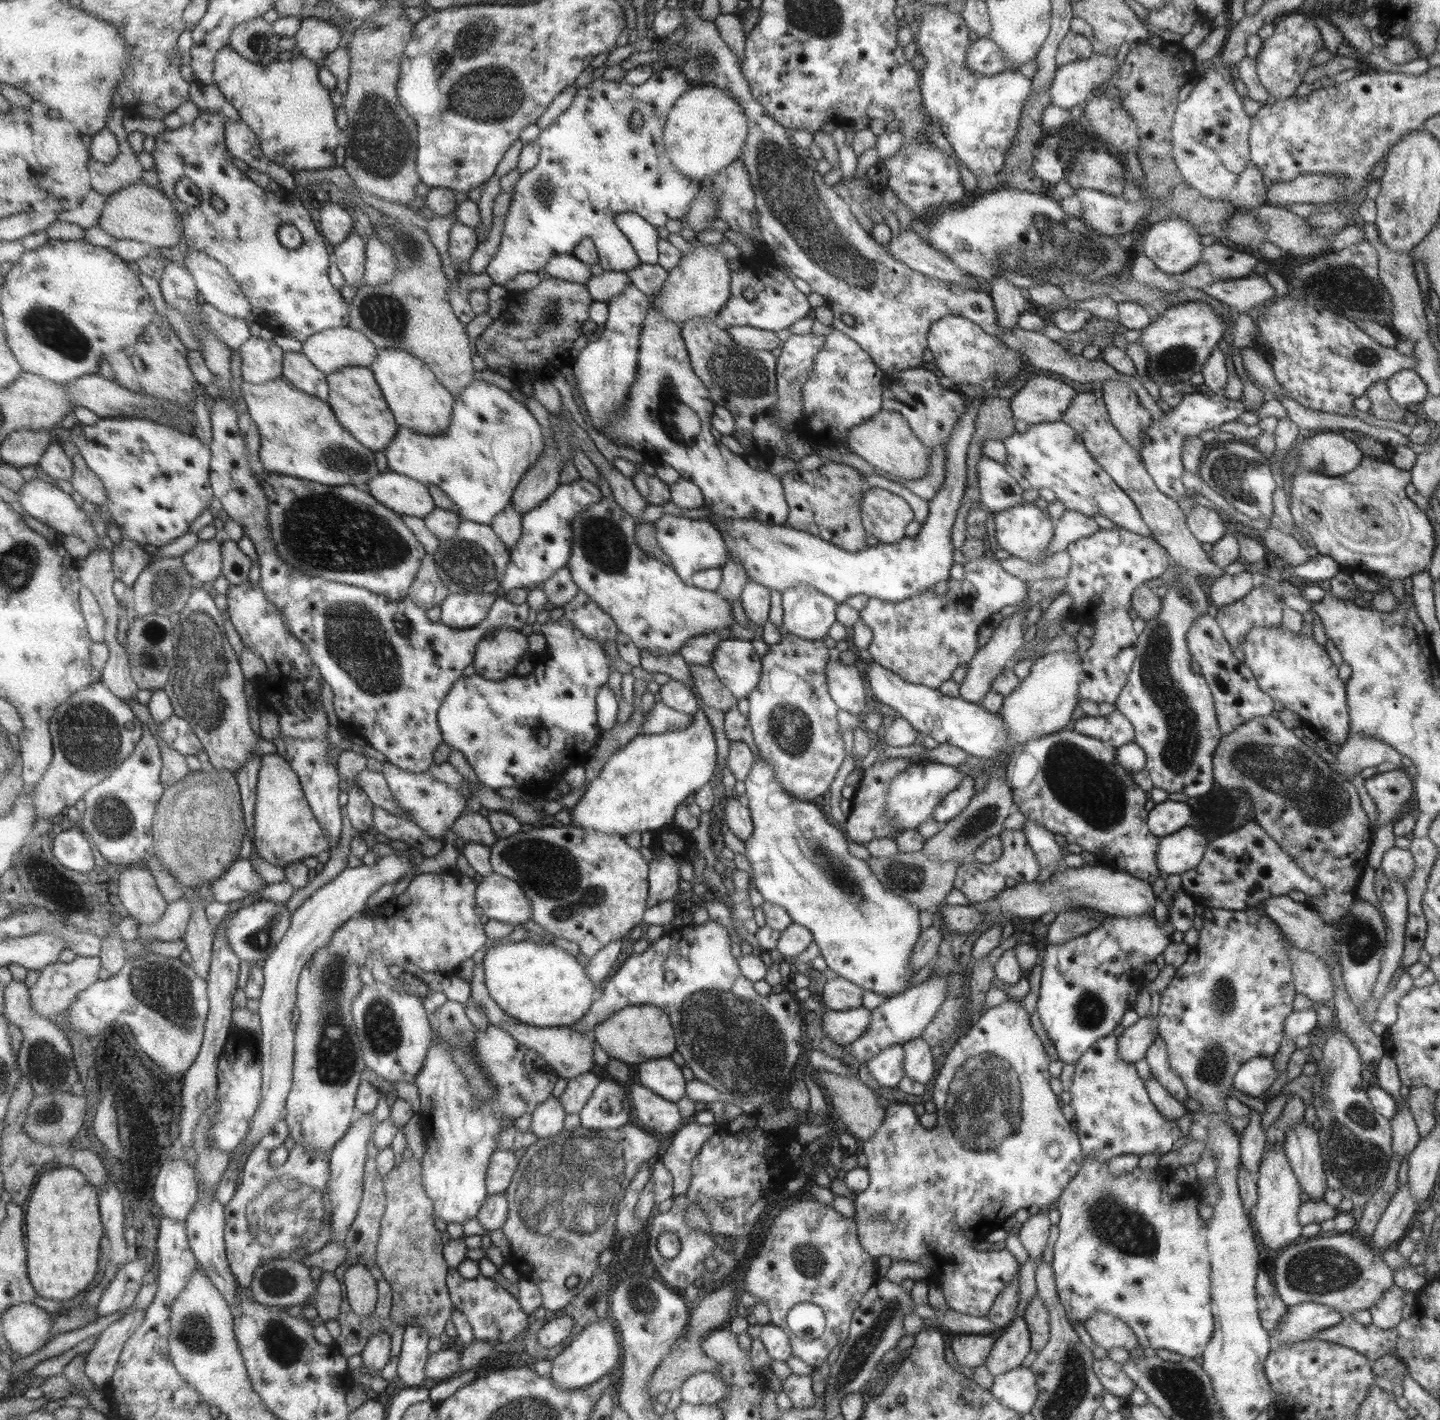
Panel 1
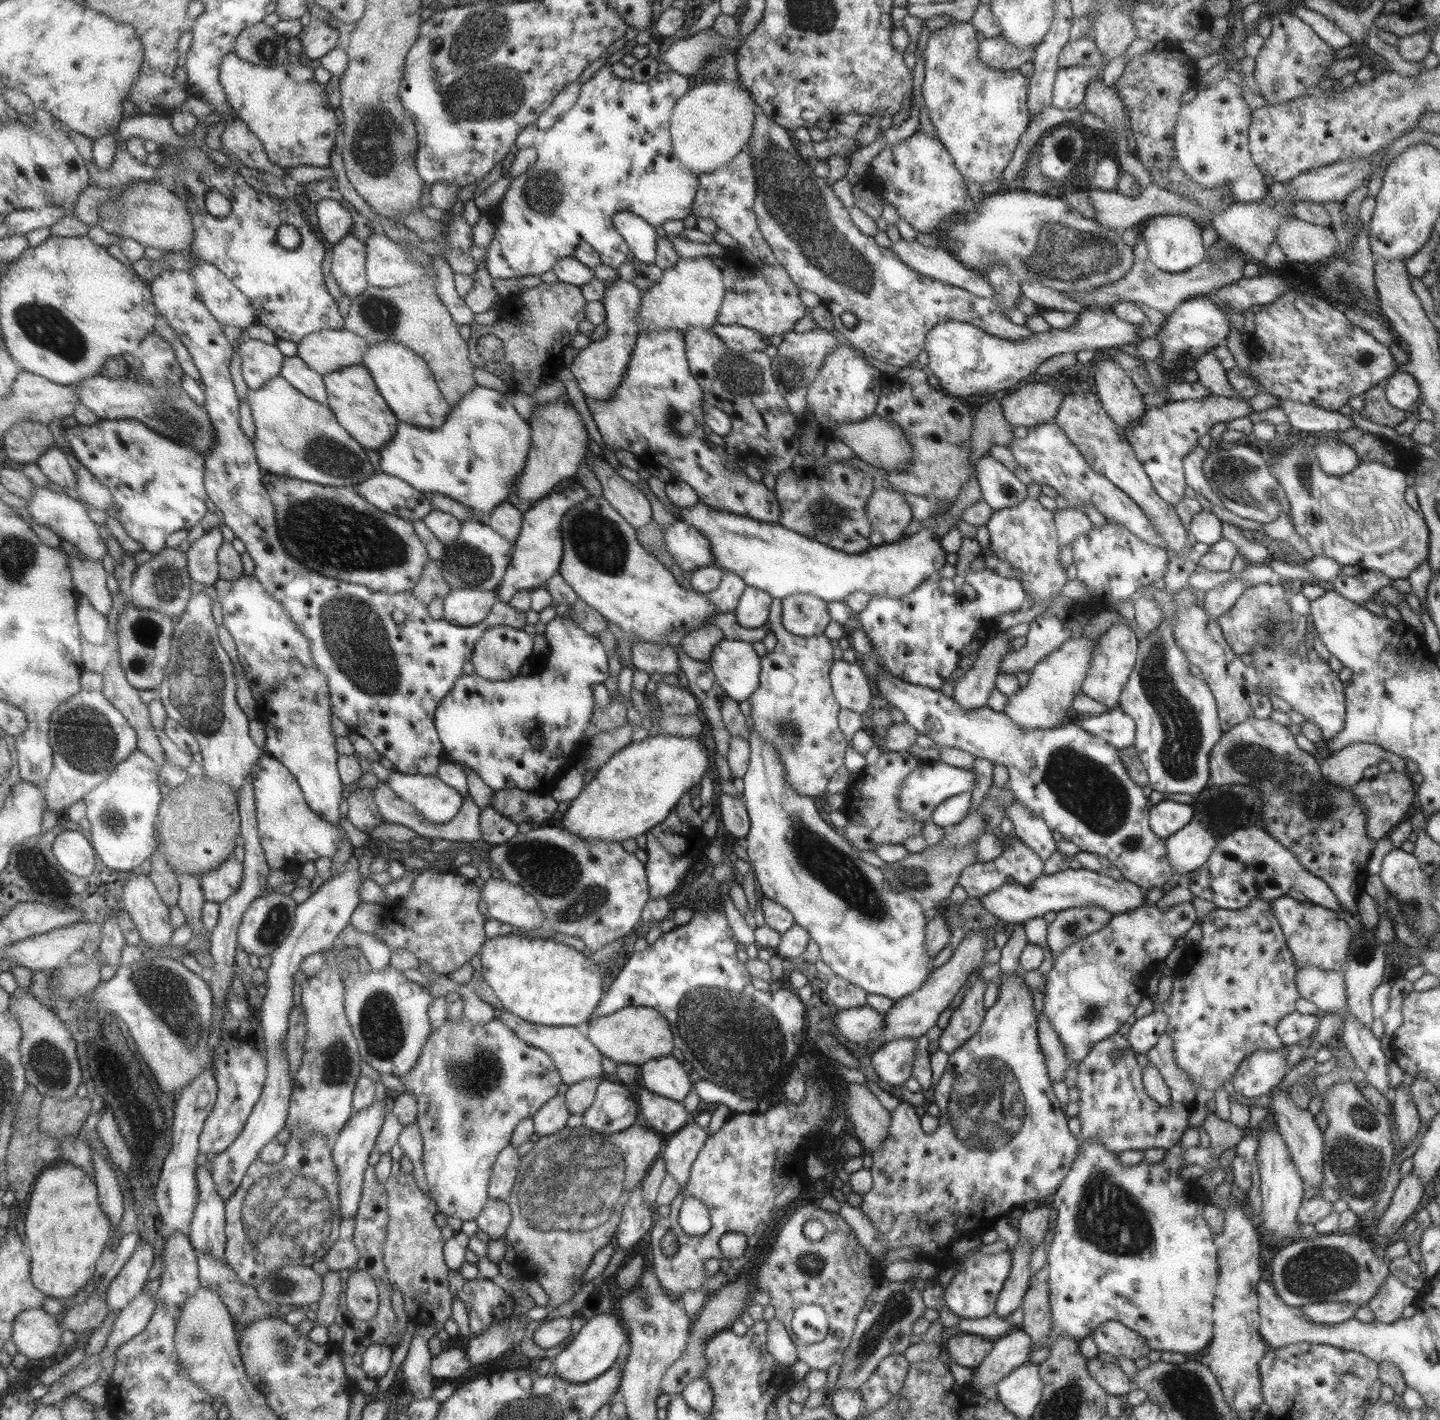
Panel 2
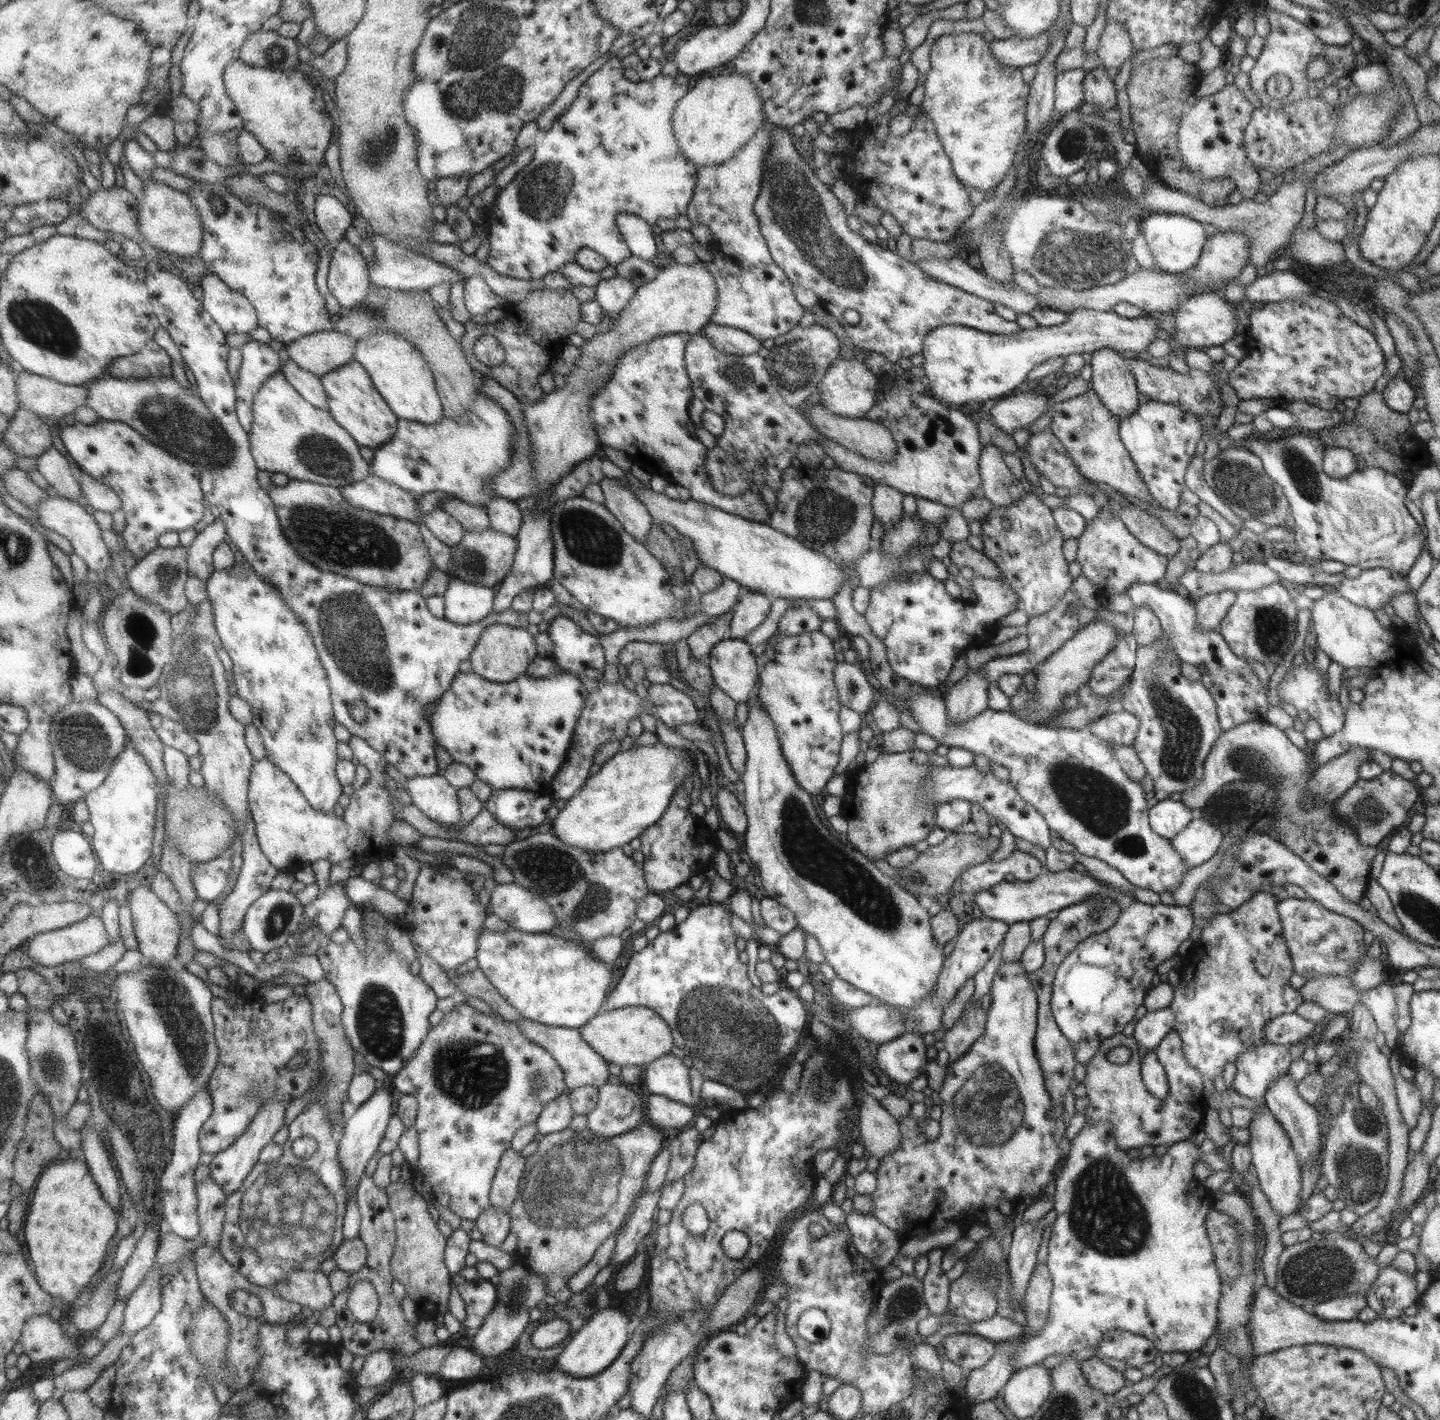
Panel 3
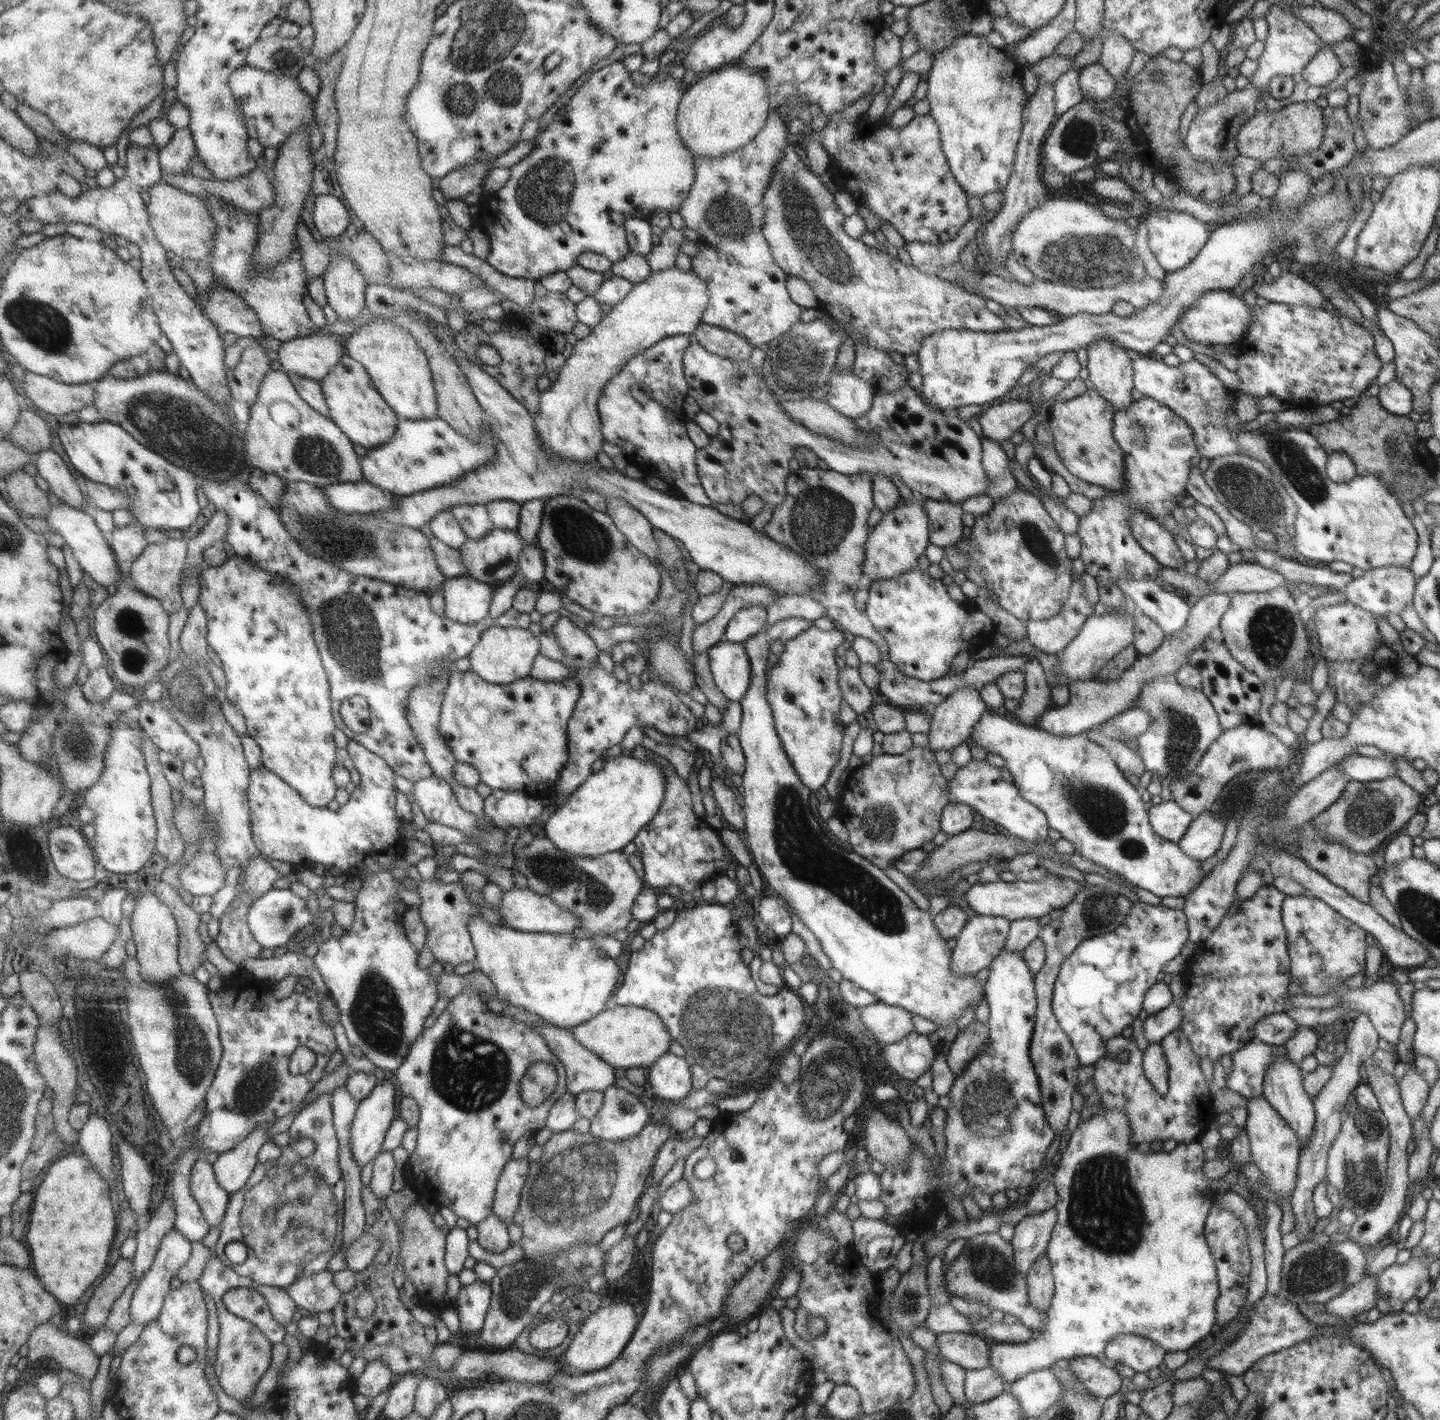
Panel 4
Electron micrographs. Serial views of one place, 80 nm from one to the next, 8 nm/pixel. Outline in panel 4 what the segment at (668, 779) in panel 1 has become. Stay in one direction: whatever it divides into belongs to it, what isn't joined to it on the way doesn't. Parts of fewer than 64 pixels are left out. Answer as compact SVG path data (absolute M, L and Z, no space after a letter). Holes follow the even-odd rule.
M634 753L604 759L601 769L591 773L543 823L544 838L569 857L597 857L622 851L639 828L655 816L663 800L661 771L652 758L639 760Z

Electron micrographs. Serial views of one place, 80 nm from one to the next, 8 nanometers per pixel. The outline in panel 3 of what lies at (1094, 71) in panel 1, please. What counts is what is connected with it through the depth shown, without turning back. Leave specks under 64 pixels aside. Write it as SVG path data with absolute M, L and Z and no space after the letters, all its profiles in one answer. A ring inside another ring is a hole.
M1083 69L1057 72L1054 82L1054 110L1065 115L1075 109L1079 110L1084 102L1082 80L1086 75Z

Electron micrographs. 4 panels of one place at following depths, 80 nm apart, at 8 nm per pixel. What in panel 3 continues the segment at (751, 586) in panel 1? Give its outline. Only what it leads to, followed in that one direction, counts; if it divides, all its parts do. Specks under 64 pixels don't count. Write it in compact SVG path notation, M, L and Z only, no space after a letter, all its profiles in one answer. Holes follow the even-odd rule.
M749 590L733 606L726 638L744 640L744 638L763 622L771 610L771 598L760 592Z

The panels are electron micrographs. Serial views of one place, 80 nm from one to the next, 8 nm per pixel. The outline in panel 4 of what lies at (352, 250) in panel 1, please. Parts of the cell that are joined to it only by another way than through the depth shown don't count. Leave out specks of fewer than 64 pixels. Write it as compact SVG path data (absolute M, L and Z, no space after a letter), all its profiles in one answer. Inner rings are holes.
M340 254L331 258L322 280L326 302L339 321L351 321L363 311L367 284L346 256Z

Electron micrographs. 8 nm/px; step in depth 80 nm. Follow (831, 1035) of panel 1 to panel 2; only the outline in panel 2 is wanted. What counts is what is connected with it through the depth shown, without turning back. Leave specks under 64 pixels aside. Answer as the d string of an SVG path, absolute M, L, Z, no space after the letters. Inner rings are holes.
M865 1004L857 1008L839 1009L832 1017L838 1032L847 1040L865 1043L882 1034L885 1015Z

